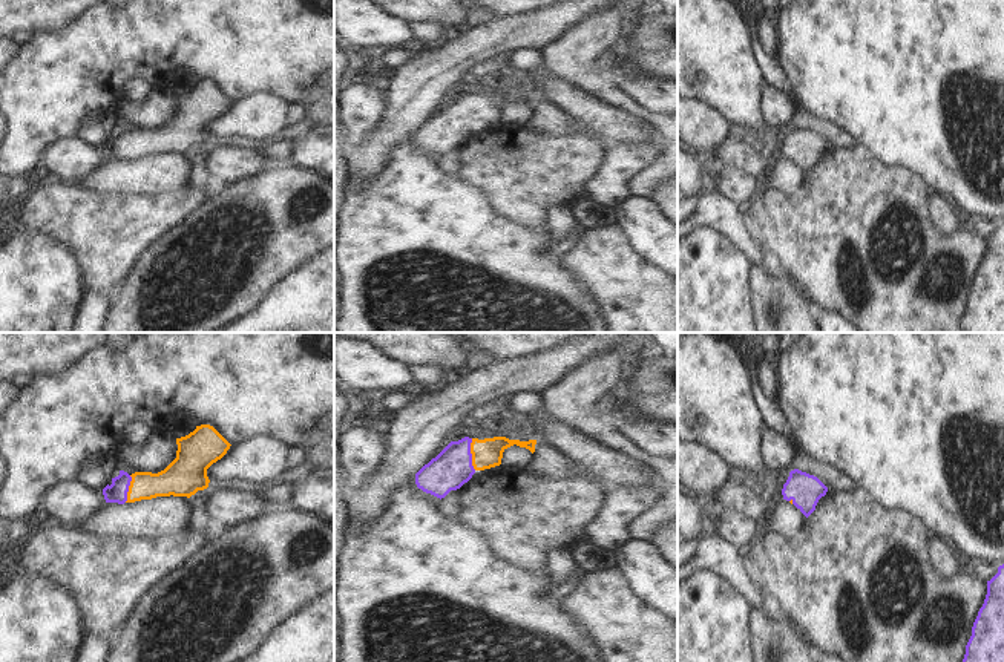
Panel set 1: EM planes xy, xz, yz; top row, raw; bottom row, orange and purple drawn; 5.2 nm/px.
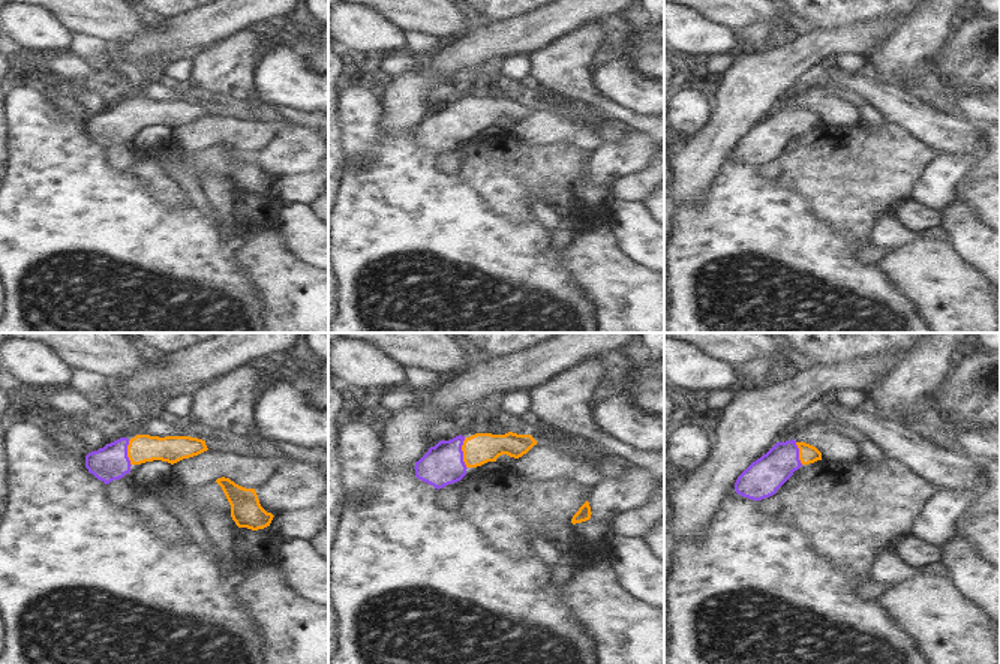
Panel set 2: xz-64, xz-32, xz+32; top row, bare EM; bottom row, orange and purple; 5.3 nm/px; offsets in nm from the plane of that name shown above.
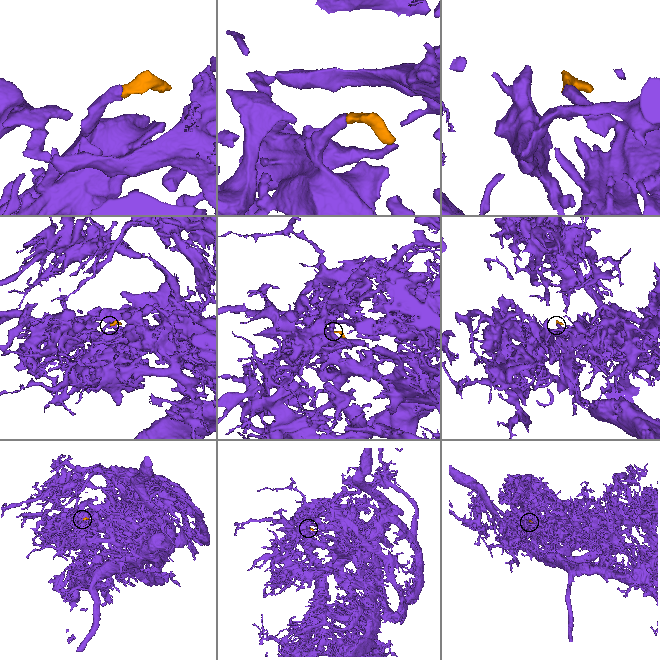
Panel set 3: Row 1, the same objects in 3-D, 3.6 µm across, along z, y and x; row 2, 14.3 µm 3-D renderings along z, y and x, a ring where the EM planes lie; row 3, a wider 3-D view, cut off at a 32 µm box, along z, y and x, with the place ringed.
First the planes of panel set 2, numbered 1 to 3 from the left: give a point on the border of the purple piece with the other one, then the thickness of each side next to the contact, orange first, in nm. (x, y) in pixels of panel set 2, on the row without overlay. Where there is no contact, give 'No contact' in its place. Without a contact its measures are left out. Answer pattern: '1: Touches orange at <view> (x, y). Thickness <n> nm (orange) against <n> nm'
1: Touches orange at xz-64 (128, 117). Thickness 150 nm (orange) against 190 nm
2: Touches orange at xz-32 (464, 117). Thickness 160 nm (orange) against 220 nm
3: Touches orange at xz+32 (799, 117). Thickness 100 nm (orange) against 200 nm.

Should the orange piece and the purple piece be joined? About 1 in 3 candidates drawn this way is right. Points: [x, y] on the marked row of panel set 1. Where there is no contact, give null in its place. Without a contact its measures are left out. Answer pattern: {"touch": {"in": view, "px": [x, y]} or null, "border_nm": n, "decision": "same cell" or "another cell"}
{"touch": {"in": "xz", "px": [471, 452]}, "border_nm": 170, "decision": "same cell"}

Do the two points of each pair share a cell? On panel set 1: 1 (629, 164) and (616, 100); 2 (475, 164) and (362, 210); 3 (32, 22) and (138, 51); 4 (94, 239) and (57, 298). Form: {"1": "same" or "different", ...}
{"1": "different", "2": "different", "3": "different", "4": "different"}

